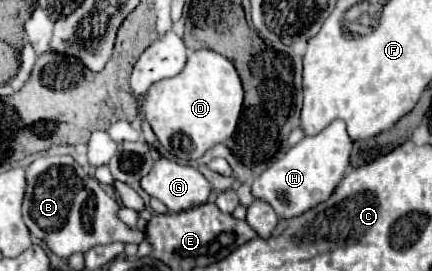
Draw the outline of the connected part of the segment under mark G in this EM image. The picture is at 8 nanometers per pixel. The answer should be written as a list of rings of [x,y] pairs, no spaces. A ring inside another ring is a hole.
[[[163,156],[141,180],[141,188],[151,198],[161,200],[169,212],[181,212],[205,204],[211,194],[211,184],[197,168]]]

